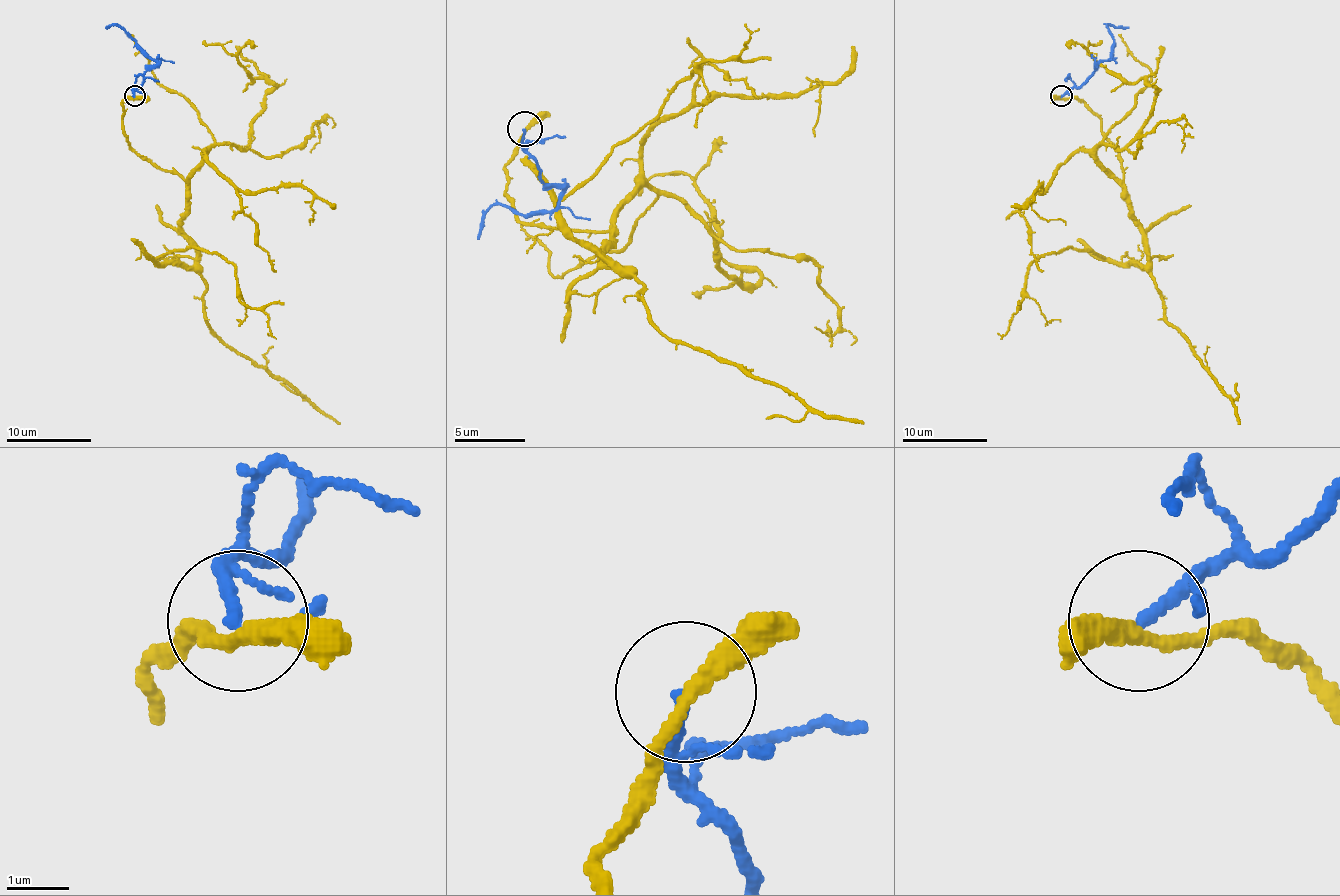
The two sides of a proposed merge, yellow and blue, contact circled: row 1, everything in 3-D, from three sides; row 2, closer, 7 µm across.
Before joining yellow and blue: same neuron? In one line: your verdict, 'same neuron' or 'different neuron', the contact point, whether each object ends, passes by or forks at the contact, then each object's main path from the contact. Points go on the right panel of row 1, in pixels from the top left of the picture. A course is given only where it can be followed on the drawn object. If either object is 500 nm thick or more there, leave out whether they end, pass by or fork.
different neuron; place (1061, 96); yellow passes by; blue ends; course yellow (1061, 95), (1086, 104), (1114, 144), (1148, 261), (1073, 249), (1041, 255), (1009, 327), (997, 334); course blue (1061, 95), (1082, 85), (1099, 63), (1107, 61), (1114, 36), (1107, 25), (1129, 27)

